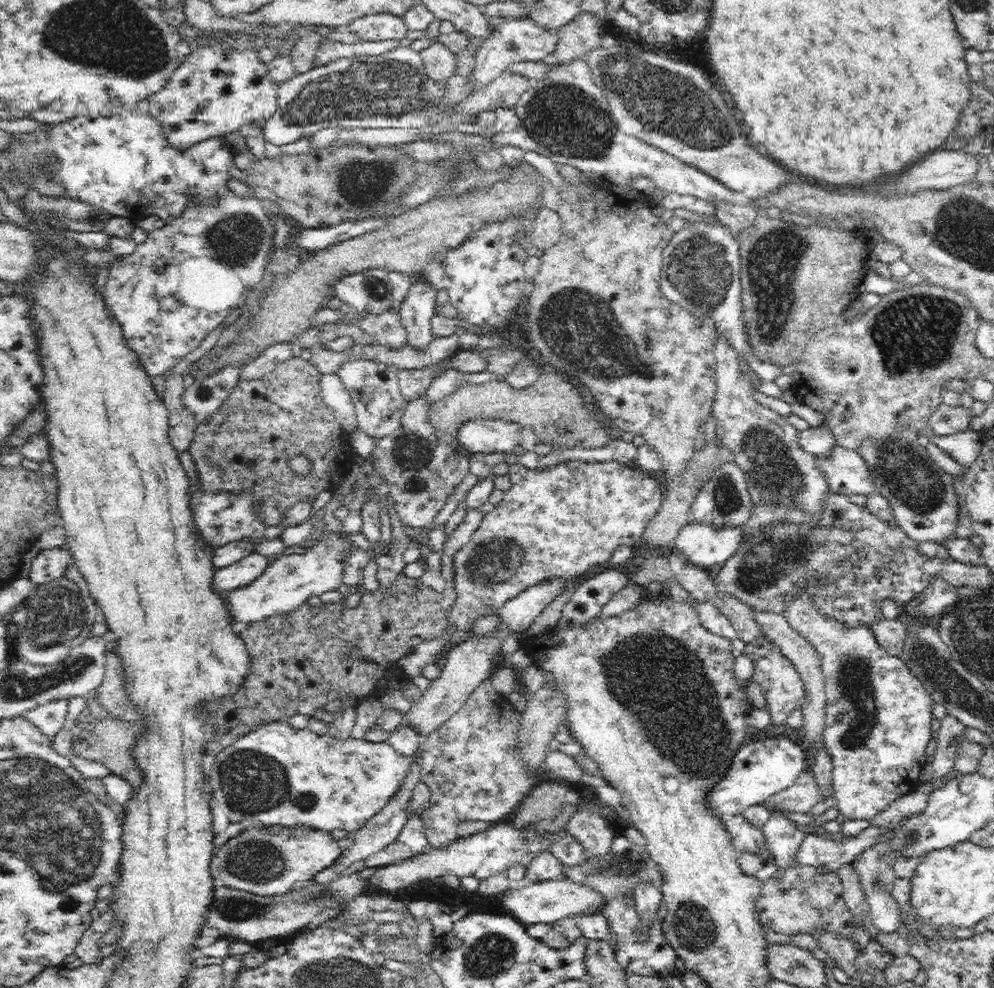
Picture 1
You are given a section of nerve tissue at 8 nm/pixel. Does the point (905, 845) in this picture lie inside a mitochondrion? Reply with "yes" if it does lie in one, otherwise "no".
yes

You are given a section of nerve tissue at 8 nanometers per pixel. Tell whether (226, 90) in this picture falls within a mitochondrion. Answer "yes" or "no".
no

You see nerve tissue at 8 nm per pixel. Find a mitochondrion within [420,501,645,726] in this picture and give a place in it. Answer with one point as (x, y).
(495, 561)

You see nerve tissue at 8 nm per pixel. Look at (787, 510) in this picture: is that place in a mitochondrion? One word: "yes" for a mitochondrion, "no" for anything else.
yes

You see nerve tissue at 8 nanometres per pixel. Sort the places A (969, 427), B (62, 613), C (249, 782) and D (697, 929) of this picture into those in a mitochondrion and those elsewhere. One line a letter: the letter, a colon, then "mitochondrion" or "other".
A: other
B: mitochondrion
C: mitochondrion
D: mitochondrion

